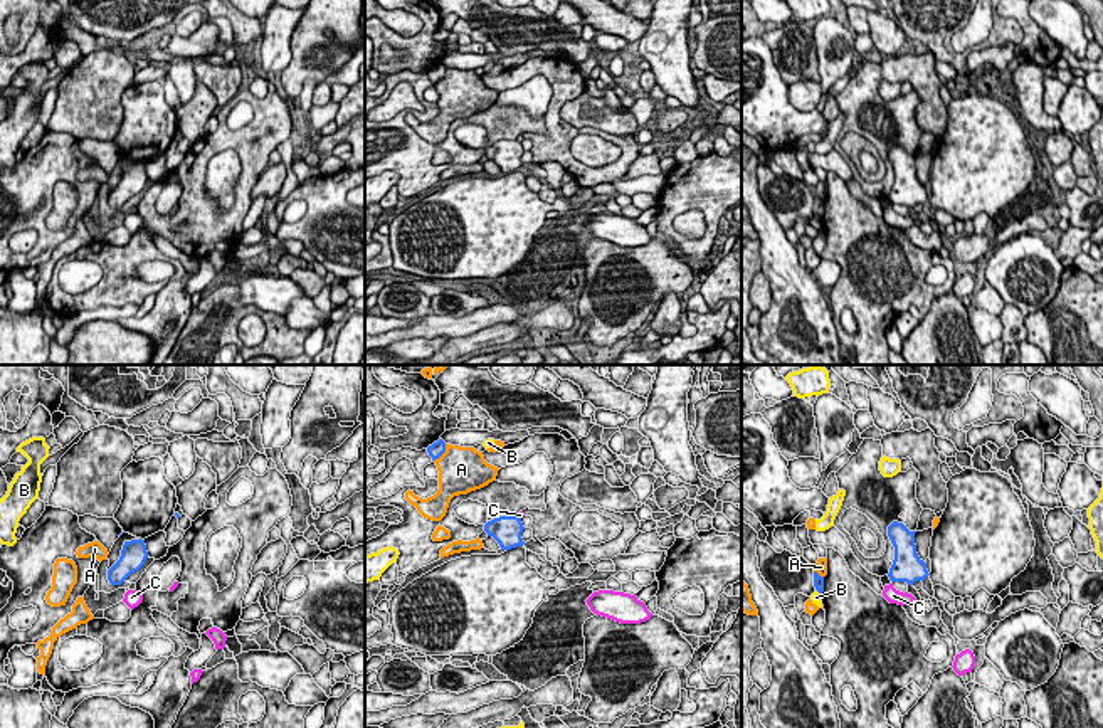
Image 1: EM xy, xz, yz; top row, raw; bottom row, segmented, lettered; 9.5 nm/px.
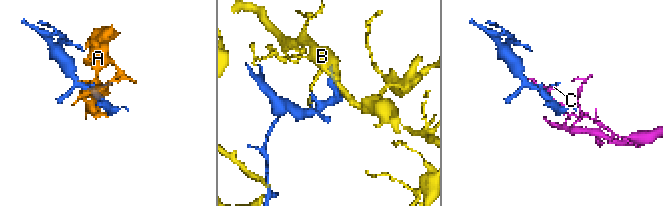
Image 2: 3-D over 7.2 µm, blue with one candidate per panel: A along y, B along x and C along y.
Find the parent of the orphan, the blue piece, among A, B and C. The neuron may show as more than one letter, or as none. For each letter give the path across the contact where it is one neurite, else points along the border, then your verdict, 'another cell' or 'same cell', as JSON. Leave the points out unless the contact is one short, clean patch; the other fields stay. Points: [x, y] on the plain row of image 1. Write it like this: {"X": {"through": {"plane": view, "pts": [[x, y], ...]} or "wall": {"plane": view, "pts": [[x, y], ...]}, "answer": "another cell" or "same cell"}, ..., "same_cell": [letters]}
{"A": {"answer": "another cell"}, "B": {"answer": "another cell"}, "C": {"answer": "another cell"}, "same_cell": []}

